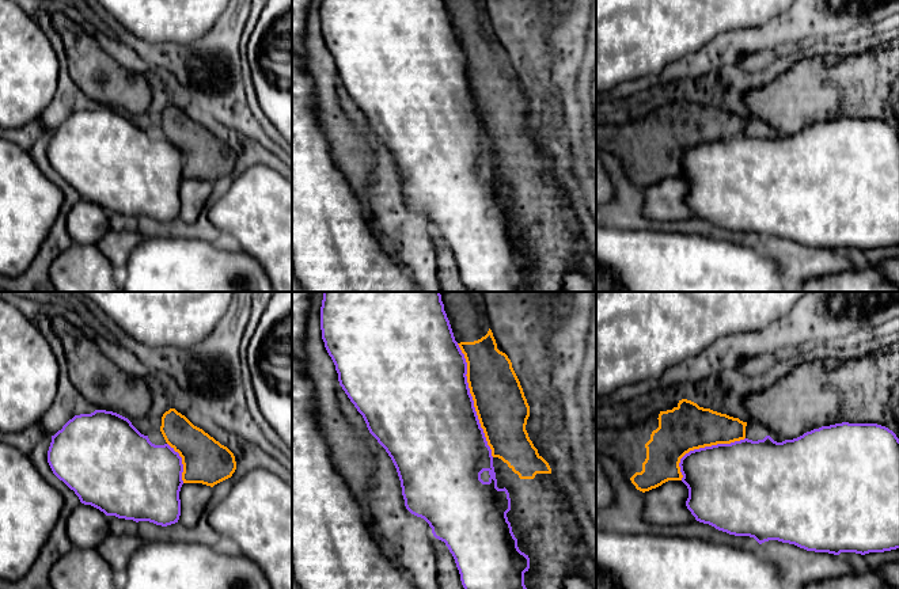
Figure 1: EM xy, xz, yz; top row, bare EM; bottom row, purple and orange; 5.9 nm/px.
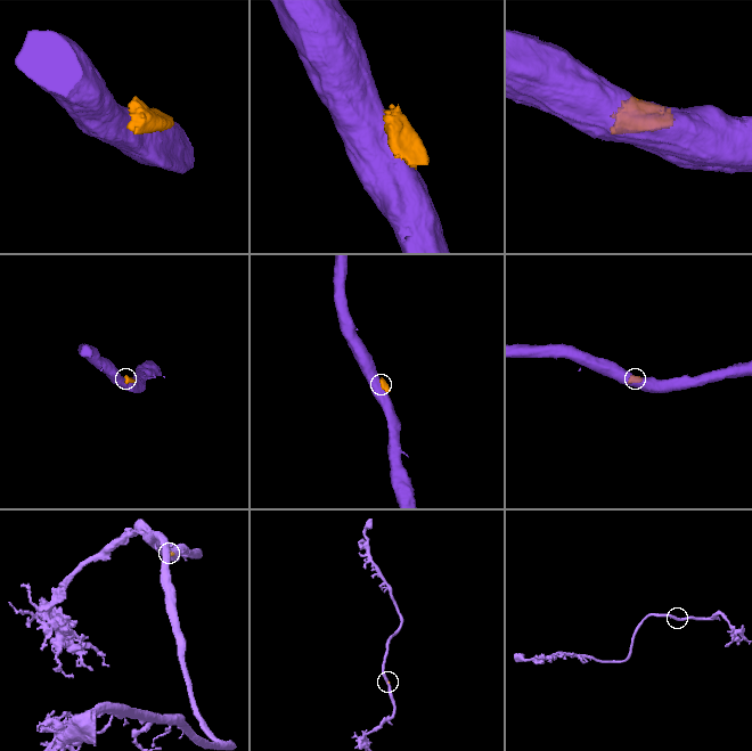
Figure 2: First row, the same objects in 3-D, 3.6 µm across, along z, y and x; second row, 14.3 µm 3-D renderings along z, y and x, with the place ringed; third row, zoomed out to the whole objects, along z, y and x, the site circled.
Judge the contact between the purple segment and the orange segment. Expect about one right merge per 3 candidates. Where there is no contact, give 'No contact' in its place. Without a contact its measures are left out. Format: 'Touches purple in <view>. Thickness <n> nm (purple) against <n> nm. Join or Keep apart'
Touches purple in xz. Thickness 500 nm (purple) against 300 nm. Keep apart

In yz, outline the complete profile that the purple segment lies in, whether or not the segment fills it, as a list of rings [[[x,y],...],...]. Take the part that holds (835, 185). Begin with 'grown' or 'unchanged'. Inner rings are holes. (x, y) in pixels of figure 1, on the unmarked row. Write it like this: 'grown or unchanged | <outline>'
unchanged | [[[842,118],[813,125],[797,134],[785,136],[782,138],[774,137],[770,132],[758,137],[744,134],[731,140],[717,140],[690,147],[680,155],[679,163],[683,171],[682,178],[689,185],[689,194],[686,197],[687,205],[697,217],[709,220],[729,231],[750,232],[759,240],[769,236],[778,236],[794,240],[807,247],[828,248],[834,251],[839,251],[841,248],[865,251],[869,248],[884,248],[899,244],[899,134],[885,122],[877,119]]]

